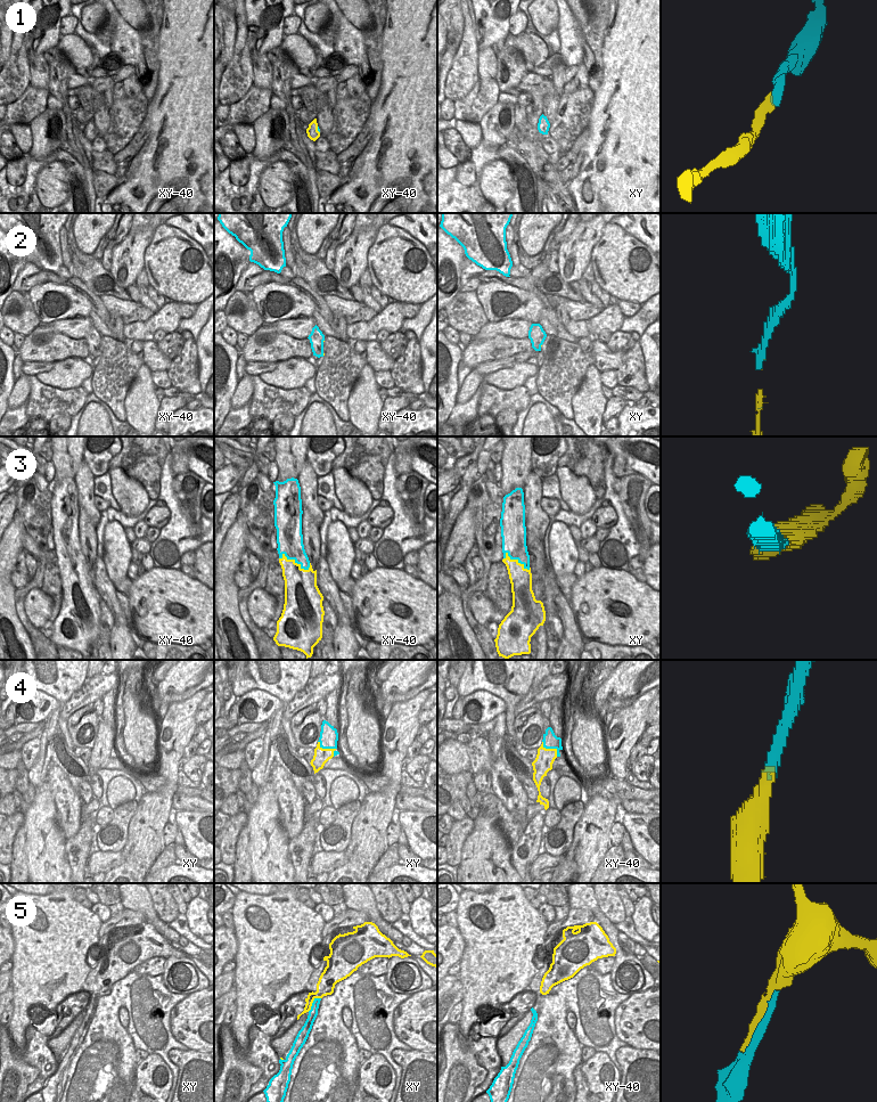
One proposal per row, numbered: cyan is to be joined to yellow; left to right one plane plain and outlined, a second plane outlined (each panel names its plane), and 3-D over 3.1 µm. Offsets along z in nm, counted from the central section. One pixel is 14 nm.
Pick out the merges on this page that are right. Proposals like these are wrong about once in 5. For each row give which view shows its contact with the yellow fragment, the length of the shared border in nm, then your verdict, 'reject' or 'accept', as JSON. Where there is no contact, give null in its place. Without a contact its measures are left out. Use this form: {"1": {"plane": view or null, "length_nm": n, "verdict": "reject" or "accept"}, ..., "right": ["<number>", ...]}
{"1": {"plane": "xy-40", "length_nm": 100, "verdict": "accept"}, "2": {"plane": null, "verdict": "accept"}, "3": {"plane": "xy-40", "length_nm": 460, "verdict": "accept"}, "4": {"plane": "xy", "length_nm": 320, "verdict": "accept"}, "5": {"plane": "xy", "length_nm": 280, "verdict": "accept"}, "right": ["1", "2", "3", "4", "5"]}

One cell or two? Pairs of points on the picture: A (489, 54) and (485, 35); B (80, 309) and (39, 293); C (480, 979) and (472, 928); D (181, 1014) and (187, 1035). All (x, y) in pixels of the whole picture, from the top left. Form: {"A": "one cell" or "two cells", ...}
{"A": "two cells", "B": "one cell", "C": "one cell", "D": "one cell"}

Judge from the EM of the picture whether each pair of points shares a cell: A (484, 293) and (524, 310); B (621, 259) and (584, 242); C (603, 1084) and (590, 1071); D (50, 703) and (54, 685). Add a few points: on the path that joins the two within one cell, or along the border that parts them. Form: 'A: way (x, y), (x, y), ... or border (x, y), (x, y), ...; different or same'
A: way (498, 288), (513, 291), (521, 298), (527, 298); same
B: border (605, 225), (599, 241), (592, 249), (590, 261); different
C: way (599, 1080), (593, 1075); same
D: border (40, 690), (54, 696), (60, 703); different

